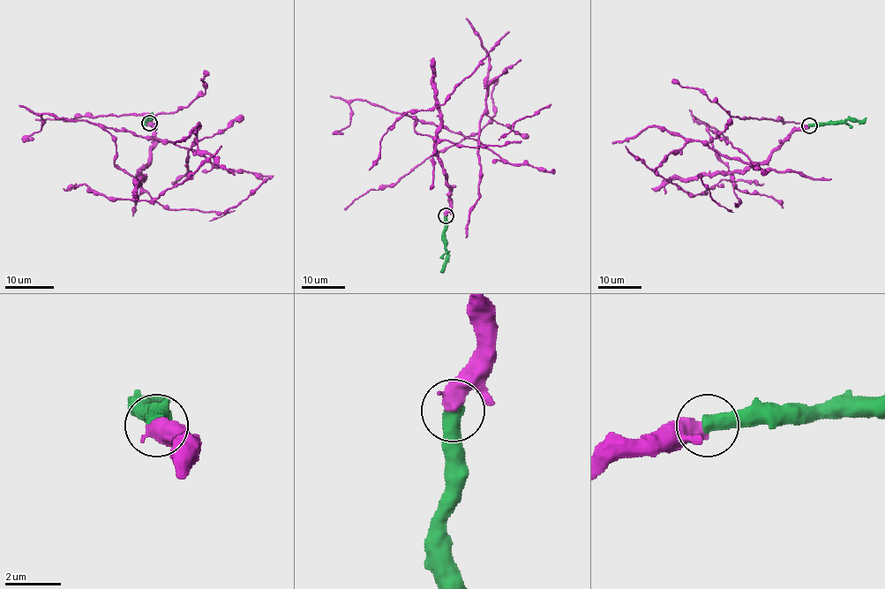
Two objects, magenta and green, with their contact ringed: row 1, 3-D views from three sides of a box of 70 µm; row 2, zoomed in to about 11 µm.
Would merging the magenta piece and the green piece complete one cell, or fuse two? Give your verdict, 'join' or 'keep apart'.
join

